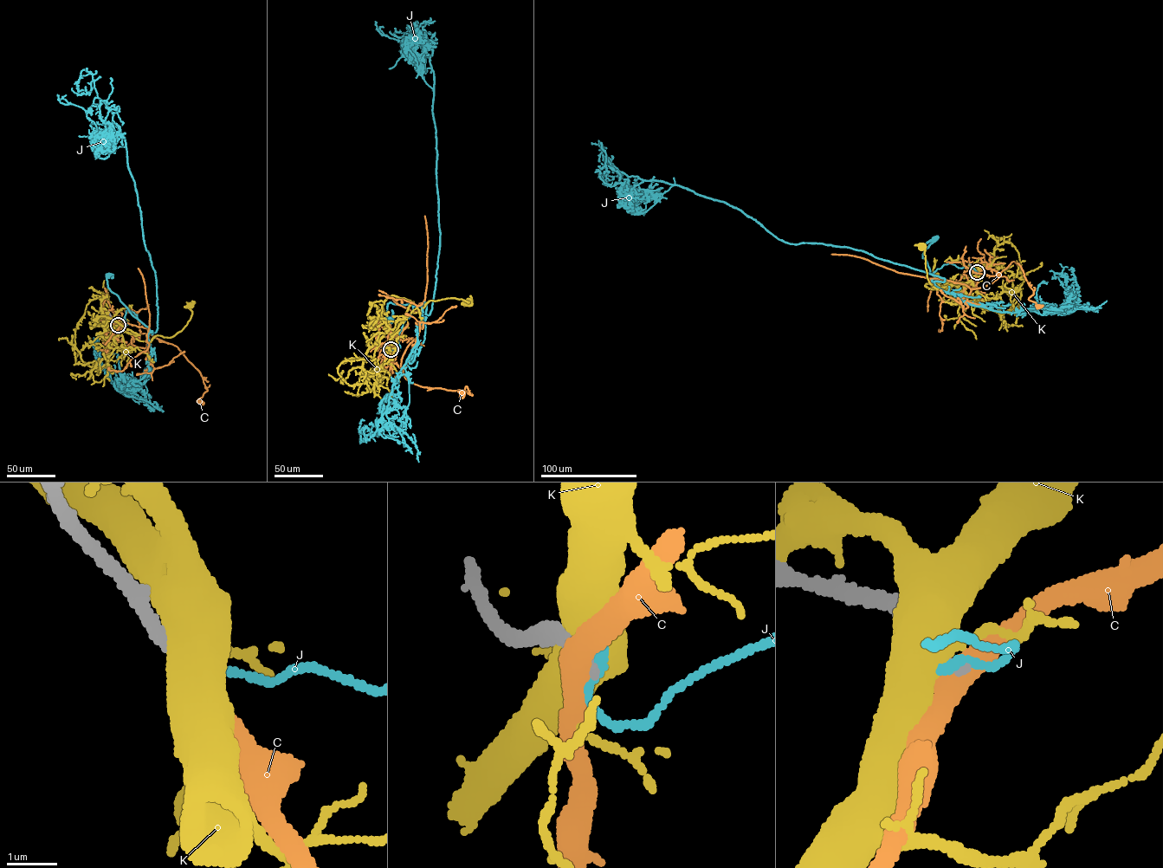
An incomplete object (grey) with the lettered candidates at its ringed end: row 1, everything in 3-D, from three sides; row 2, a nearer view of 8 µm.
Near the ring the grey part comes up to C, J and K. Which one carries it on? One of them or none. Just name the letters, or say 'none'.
none

